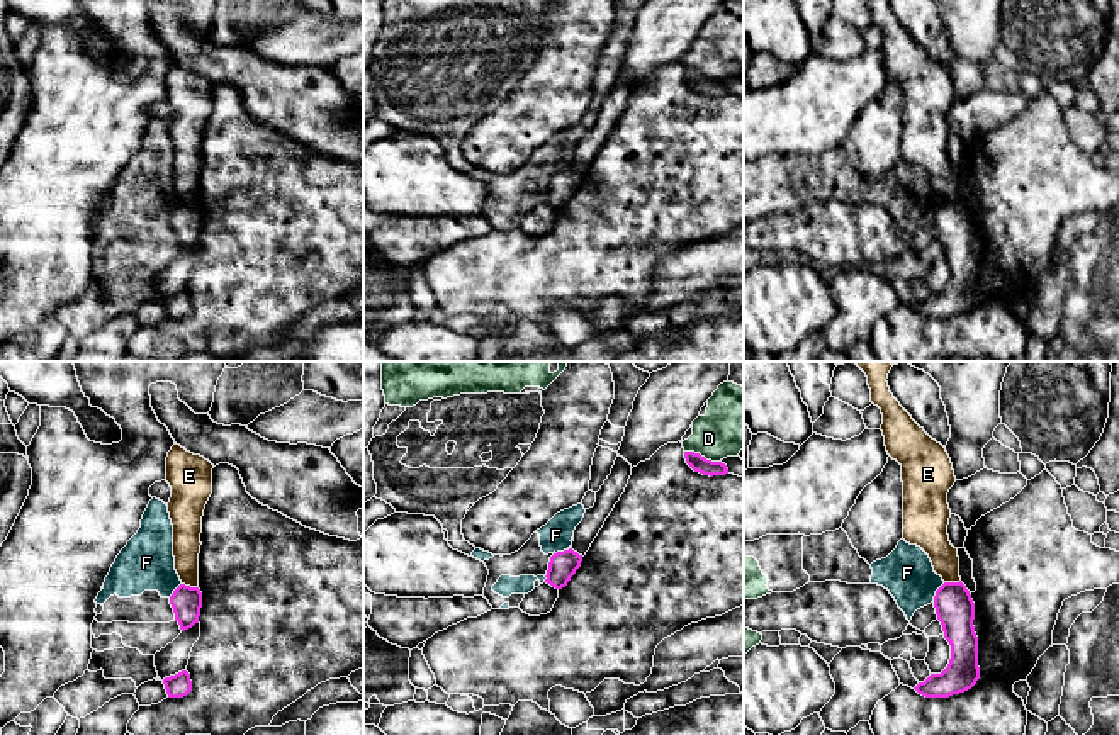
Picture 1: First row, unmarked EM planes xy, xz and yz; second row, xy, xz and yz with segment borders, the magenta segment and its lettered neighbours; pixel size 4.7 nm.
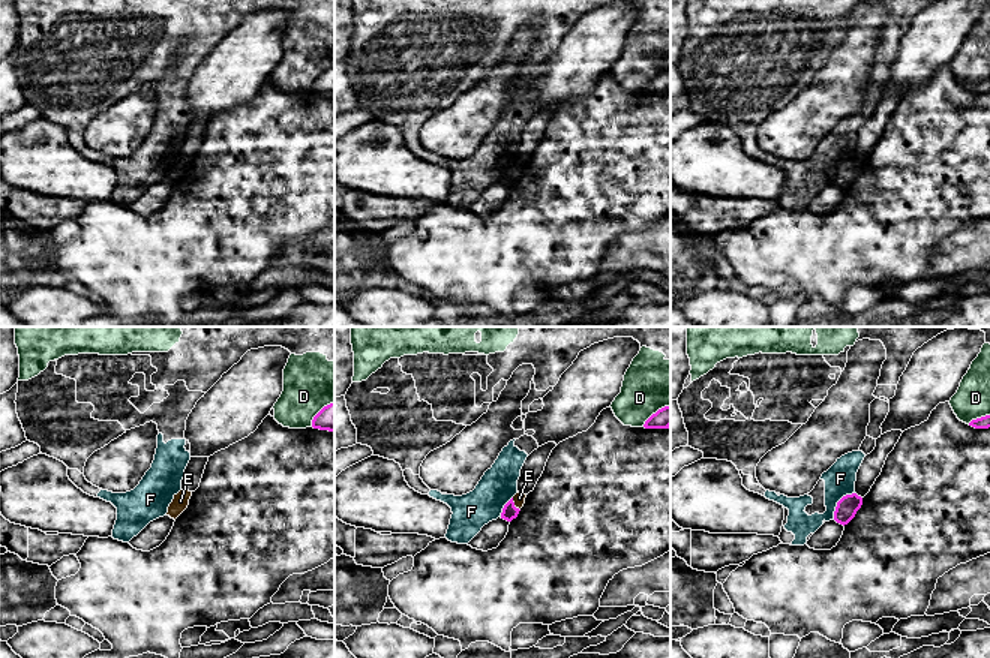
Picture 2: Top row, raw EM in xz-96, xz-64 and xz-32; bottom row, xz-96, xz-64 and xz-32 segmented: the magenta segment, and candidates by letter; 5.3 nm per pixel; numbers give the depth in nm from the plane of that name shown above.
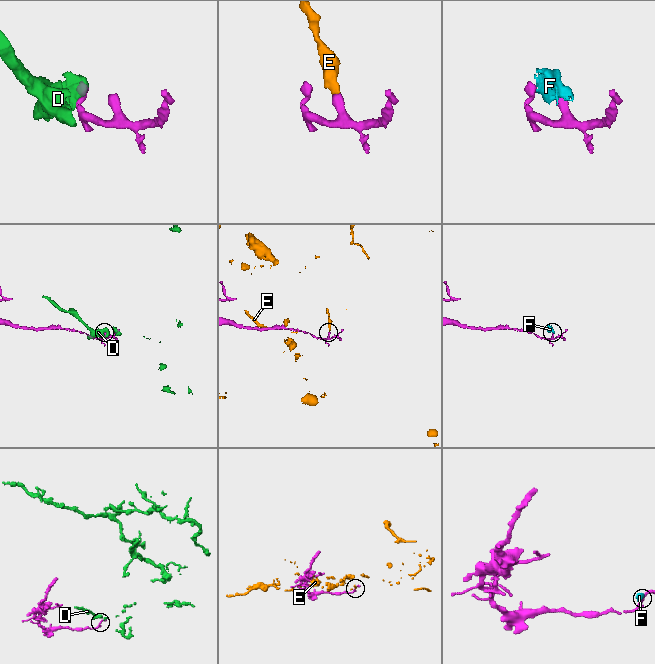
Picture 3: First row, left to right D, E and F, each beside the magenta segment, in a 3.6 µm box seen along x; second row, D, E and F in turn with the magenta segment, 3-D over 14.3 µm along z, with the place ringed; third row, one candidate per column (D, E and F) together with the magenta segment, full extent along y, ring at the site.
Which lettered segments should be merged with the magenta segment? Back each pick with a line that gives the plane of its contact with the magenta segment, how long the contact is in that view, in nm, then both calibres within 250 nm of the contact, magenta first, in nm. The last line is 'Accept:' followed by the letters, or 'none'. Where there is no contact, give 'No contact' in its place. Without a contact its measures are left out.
Accept: none

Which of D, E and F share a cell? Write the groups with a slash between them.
D F / E

